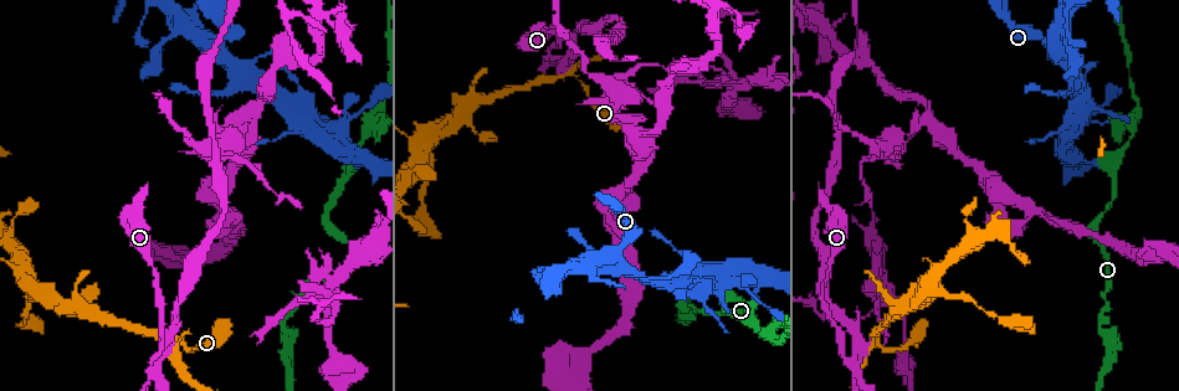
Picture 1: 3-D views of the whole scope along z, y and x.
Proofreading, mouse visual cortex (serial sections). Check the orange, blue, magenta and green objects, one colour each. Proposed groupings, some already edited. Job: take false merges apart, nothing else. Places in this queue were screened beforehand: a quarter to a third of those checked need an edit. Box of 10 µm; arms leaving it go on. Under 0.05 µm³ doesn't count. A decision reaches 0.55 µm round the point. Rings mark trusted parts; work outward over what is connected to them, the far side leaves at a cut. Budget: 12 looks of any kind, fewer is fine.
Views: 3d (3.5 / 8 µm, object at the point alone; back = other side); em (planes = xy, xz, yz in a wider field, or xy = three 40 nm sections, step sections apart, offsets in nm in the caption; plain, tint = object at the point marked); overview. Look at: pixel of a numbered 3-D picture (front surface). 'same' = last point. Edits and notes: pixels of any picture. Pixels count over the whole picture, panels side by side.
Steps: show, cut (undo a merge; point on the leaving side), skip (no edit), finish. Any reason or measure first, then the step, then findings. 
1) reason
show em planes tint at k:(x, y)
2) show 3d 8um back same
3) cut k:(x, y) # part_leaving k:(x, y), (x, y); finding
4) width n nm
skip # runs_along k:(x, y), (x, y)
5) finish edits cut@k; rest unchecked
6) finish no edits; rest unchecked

four or more arms meet
show 3d 8um at 1:(632, 274)

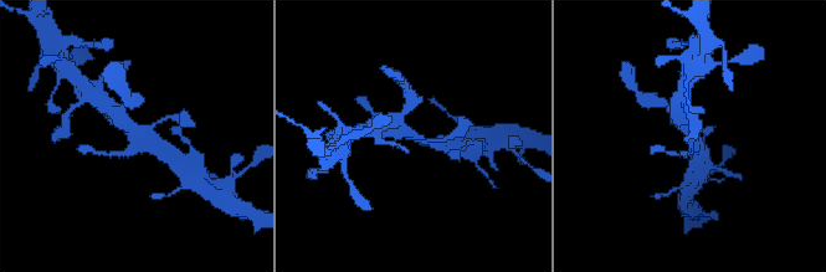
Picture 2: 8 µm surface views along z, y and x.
shape alone is not enough
show em xy step 1 tint same

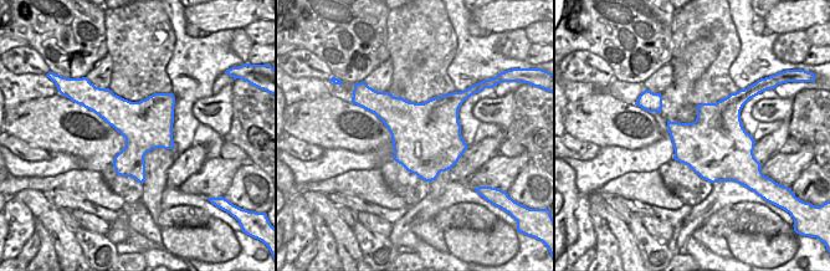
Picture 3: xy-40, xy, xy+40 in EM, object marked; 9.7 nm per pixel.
arm_widths 150, 150, 300, 350 nm
skip # runs_along 2:(123, 107), (122, 121), (164, 148); one cell here

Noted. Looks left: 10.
four arms meet
show 3d 3.5um at 1:(296, 111)

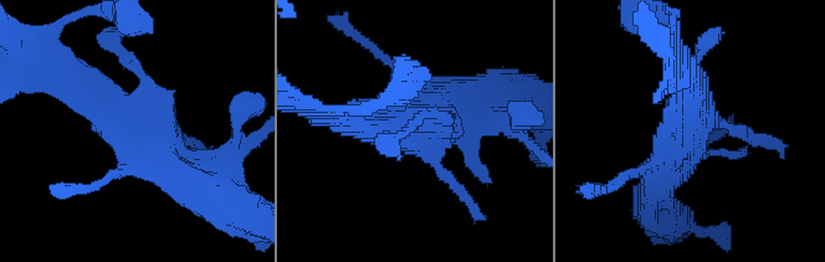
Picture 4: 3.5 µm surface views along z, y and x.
show em planes tint at 4:(139, 131)

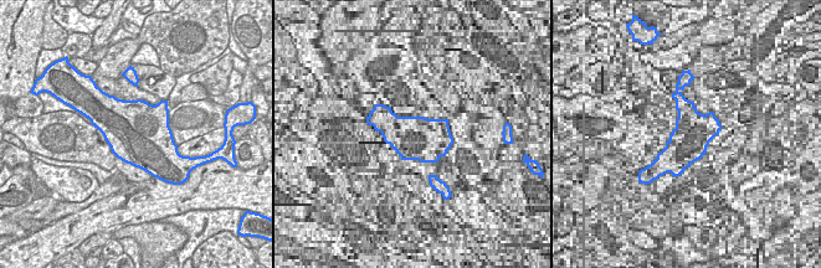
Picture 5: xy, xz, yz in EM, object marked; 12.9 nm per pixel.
skip # runs_along 4:(76, 77), (194, 184); all the same cell

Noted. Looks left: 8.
thin arm on a thick one
show 3d 3.5um at 1:(185, 23)

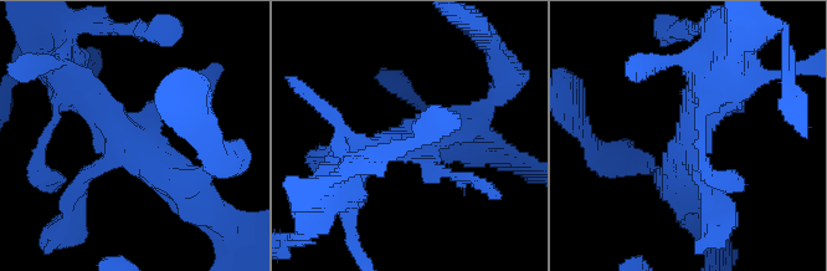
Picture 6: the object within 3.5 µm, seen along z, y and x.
arms 4; arm_widths 150, 200, 350, 400 nm
show em xy step 2 plain at 6:(128, 143)

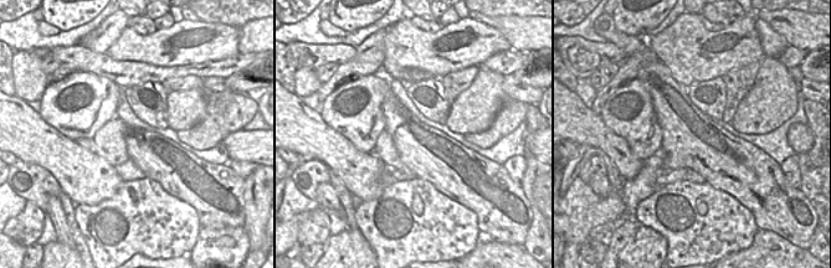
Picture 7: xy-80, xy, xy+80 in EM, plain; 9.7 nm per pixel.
show em xy step 2 tint same

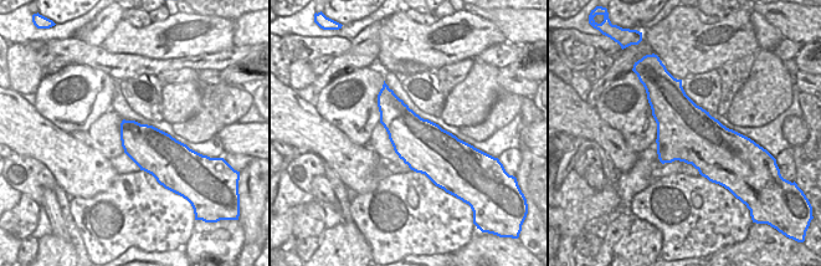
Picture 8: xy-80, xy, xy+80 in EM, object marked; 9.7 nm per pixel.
skip # runs_along 6:(196, 180), (163, 177), (71, 92); all the same cell

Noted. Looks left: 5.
sharp bend
show 3d 3.5um at 1:(362, 140)

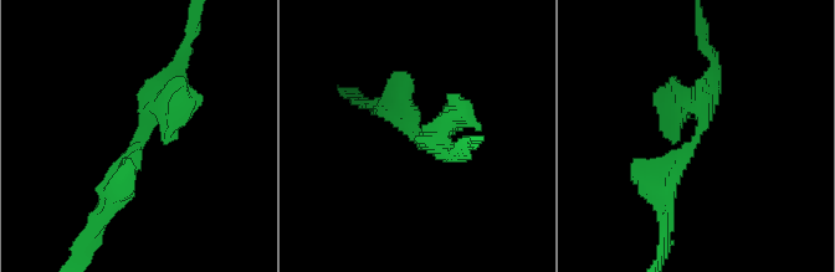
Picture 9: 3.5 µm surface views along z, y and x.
arms 3; arm_widths 300, 300, 300 nm
skip # runs_along 9:(111, 205), (177, 67); one cell here

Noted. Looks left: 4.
abrupt turn
show 3d 8um at 1:(683, 301)

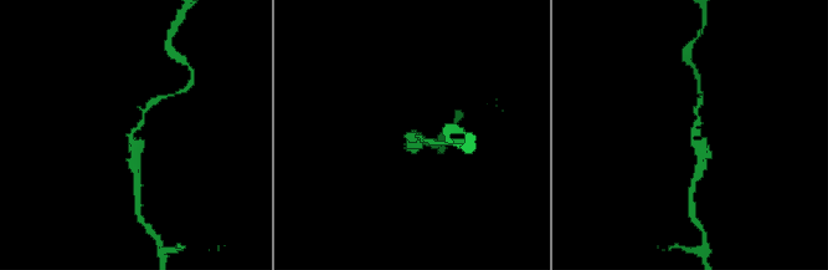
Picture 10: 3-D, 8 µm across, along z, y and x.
shape alone is not enough
show em planes tint same

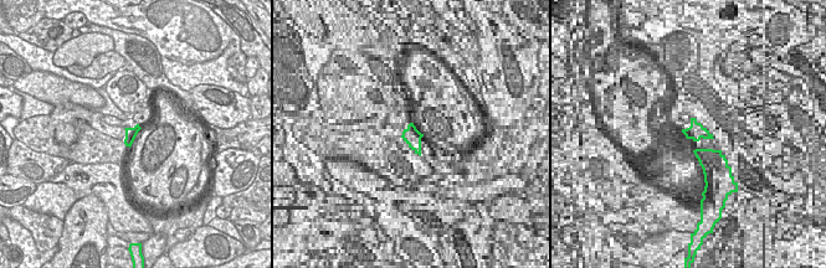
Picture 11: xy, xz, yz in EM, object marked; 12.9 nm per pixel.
skip # runs_along 10:(149, 106), (130, 134), (133, 164); all the same cell

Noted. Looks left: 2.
finish no edits; rest unchecked

